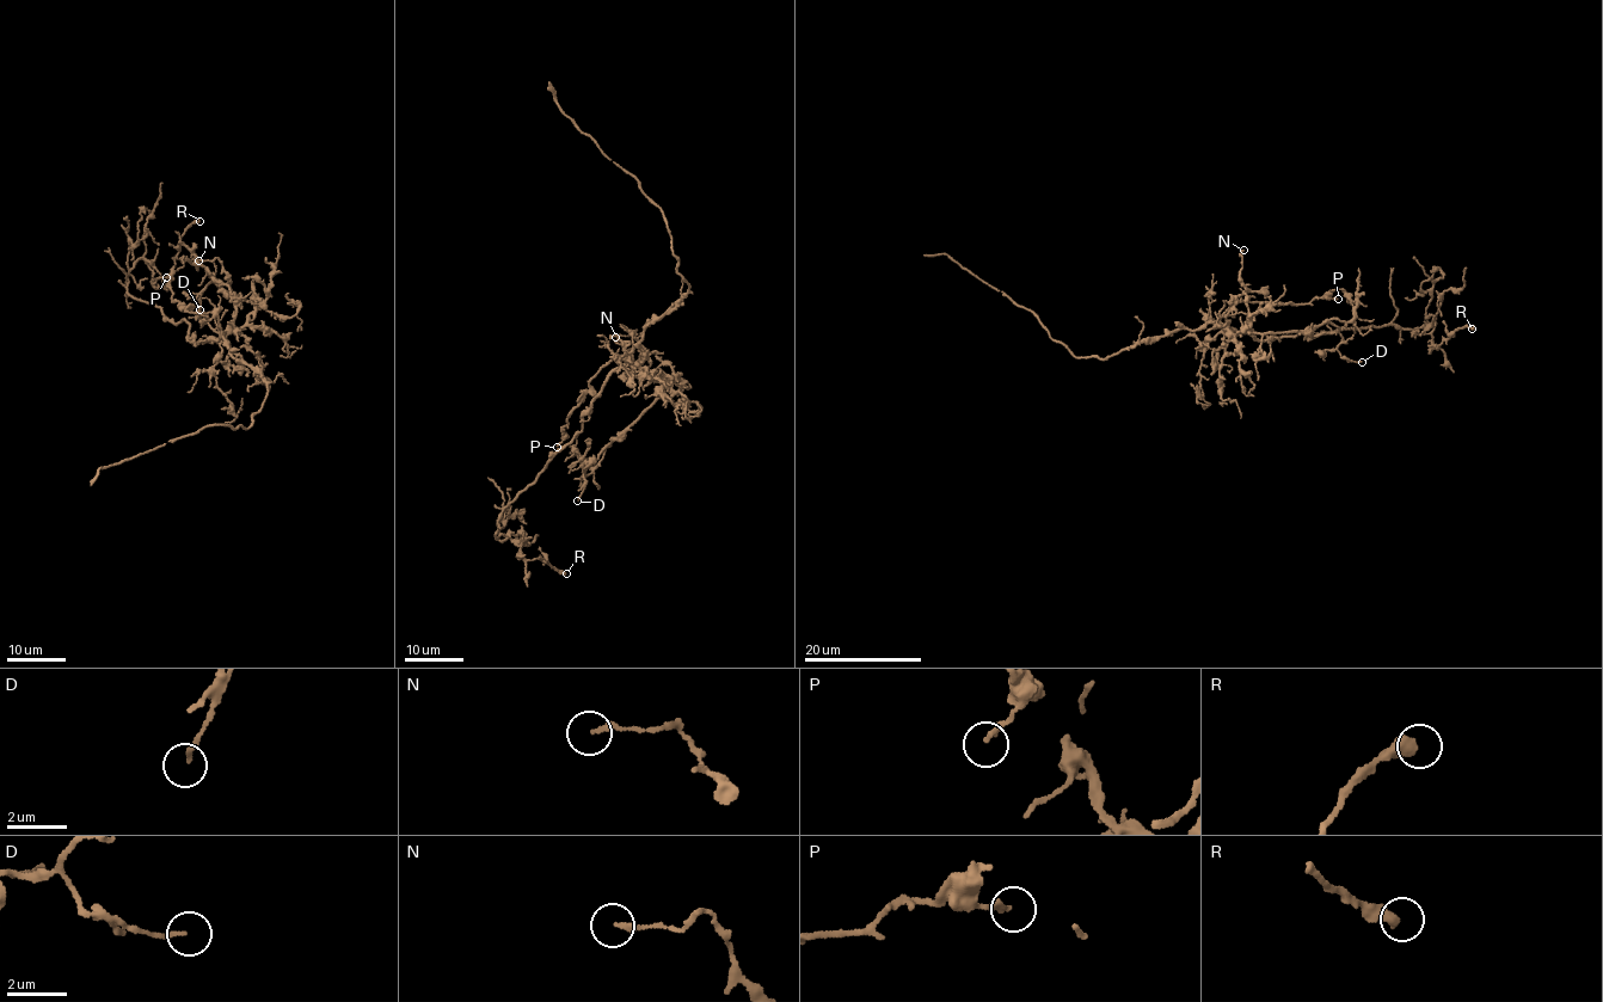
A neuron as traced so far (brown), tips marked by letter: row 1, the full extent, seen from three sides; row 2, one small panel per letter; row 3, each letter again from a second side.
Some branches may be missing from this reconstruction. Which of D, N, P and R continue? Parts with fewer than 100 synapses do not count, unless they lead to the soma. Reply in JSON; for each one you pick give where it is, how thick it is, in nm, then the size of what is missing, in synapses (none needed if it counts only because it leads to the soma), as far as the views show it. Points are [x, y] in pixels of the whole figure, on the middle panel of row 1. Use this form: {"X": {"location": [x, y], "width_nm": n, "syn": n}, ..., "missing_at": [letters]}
{"missing_at": []}

